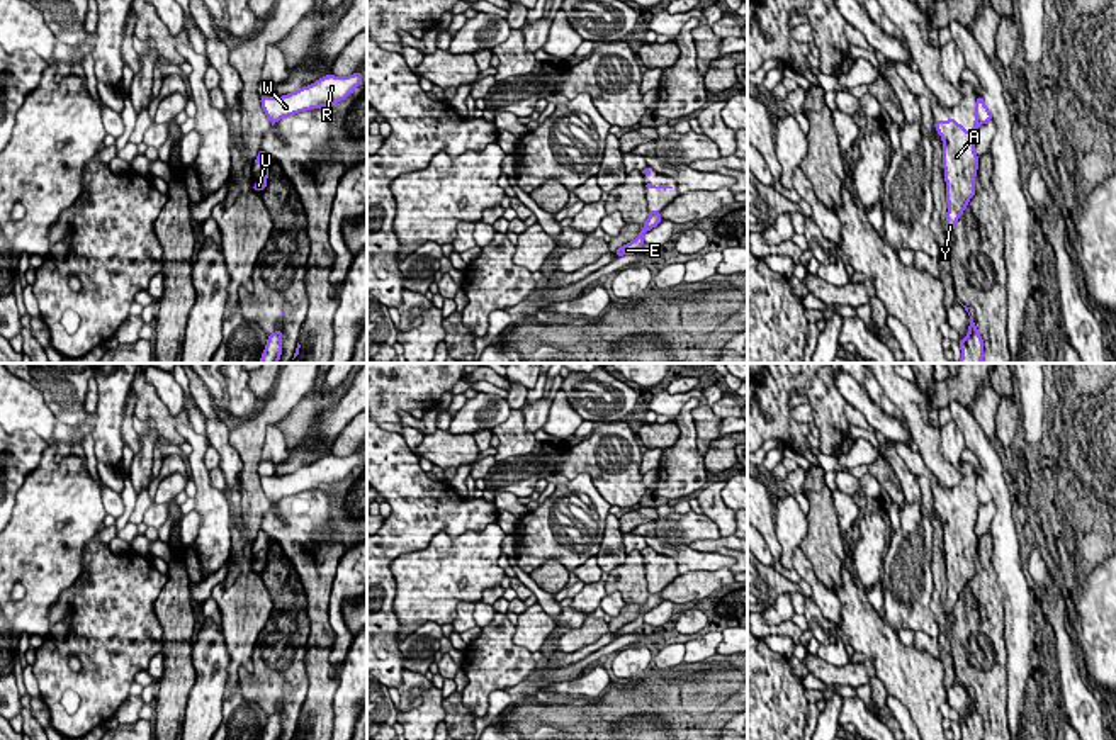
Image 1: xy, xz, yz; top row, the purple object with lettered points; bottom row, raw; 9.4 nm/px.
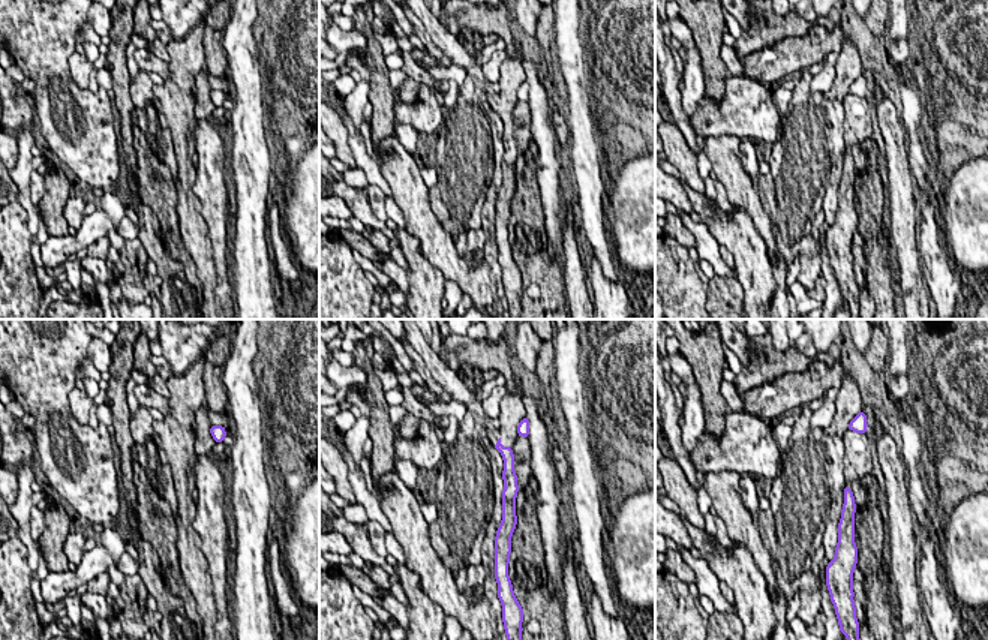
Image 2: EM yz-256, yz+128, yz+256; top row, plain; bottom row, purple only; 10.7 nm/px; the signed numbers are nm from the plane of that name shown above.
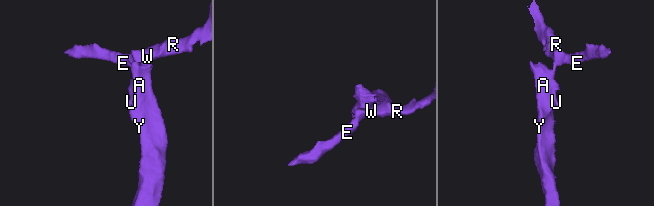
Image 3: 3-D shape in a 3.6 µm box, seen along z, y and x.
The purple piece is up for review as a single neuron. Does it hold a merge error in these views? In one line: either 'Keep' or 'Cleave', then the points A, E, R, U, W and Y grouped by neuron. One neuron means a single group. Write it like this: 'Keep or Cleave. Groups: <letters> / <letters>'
Cleave. Groups: A U Y / E R W

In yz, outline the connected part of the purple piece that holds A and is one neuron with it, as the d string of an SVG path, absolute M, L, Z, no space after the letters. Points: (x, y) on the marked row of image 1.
M953 117L946 122L936 121L934 127L943 139L944 180L946 180L946 233L953 233L968 200L975 195L975 175L978 156L975 154L978 119L968 132Z

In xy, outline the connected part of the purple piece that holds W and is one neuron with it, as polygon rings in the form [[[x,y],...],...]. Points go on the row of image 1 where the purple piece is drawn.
[[[357,71],[350,76],[326,75],[316,80],[309,87],[302,87],[284,97],[260,97],[265,115],[270,122],[277,122],[282,117],[309,110],[328,107],[341,102],[360,85],[362,75]]]

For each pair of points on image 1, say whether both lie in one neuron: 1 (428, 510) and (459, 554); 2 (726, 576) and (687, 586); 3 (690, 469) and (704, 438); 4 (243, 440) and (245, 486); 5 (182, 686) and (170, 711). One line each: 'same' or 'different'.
1: different
2: same
3: different
4: same
5: same

